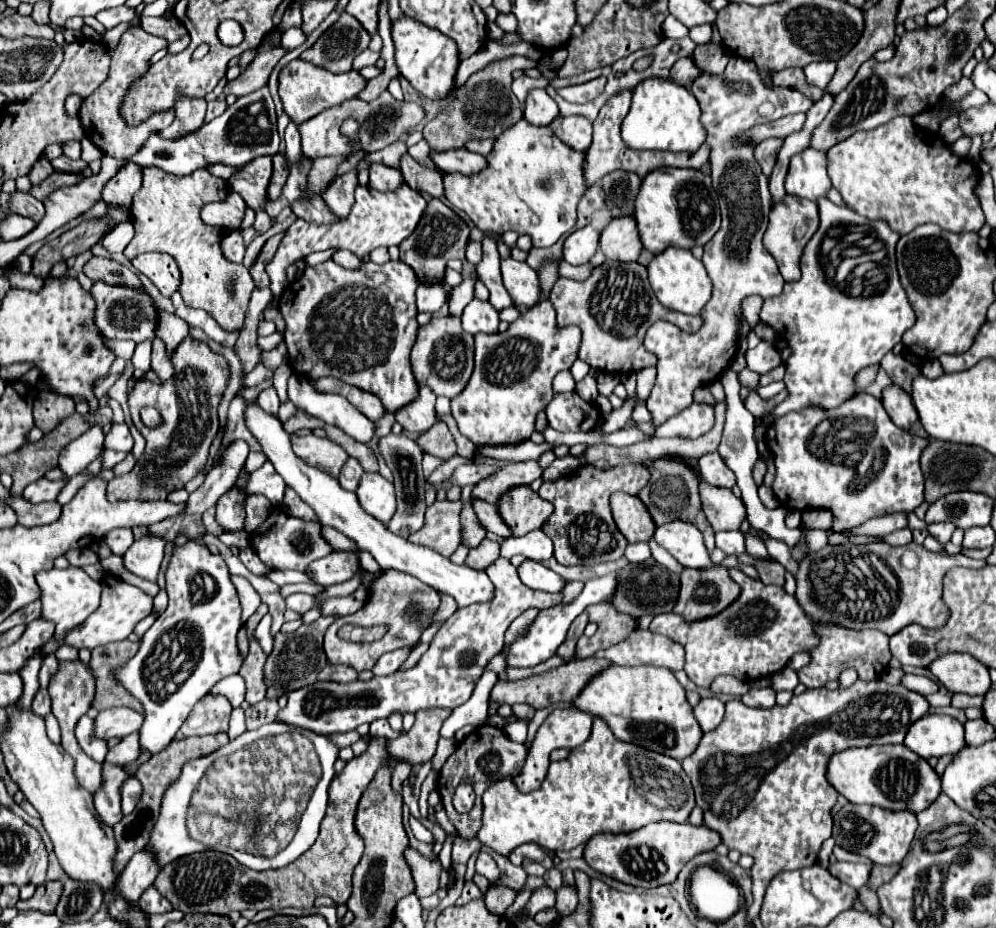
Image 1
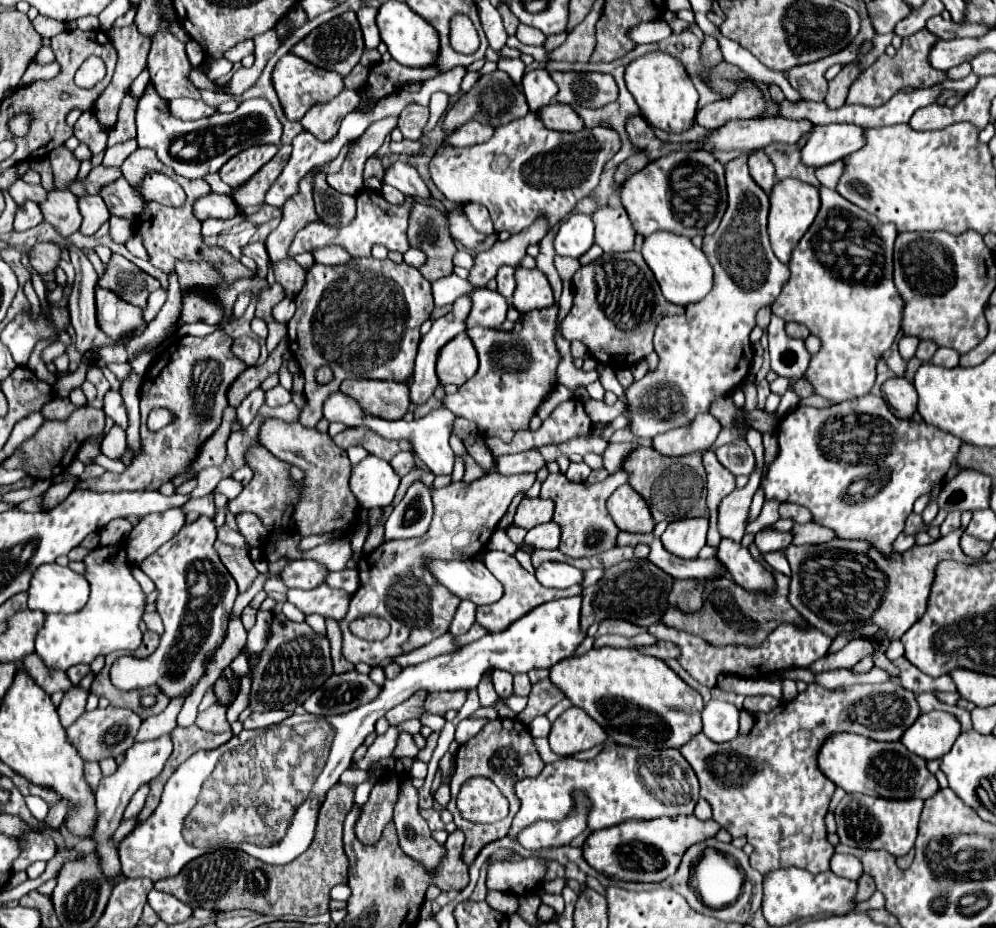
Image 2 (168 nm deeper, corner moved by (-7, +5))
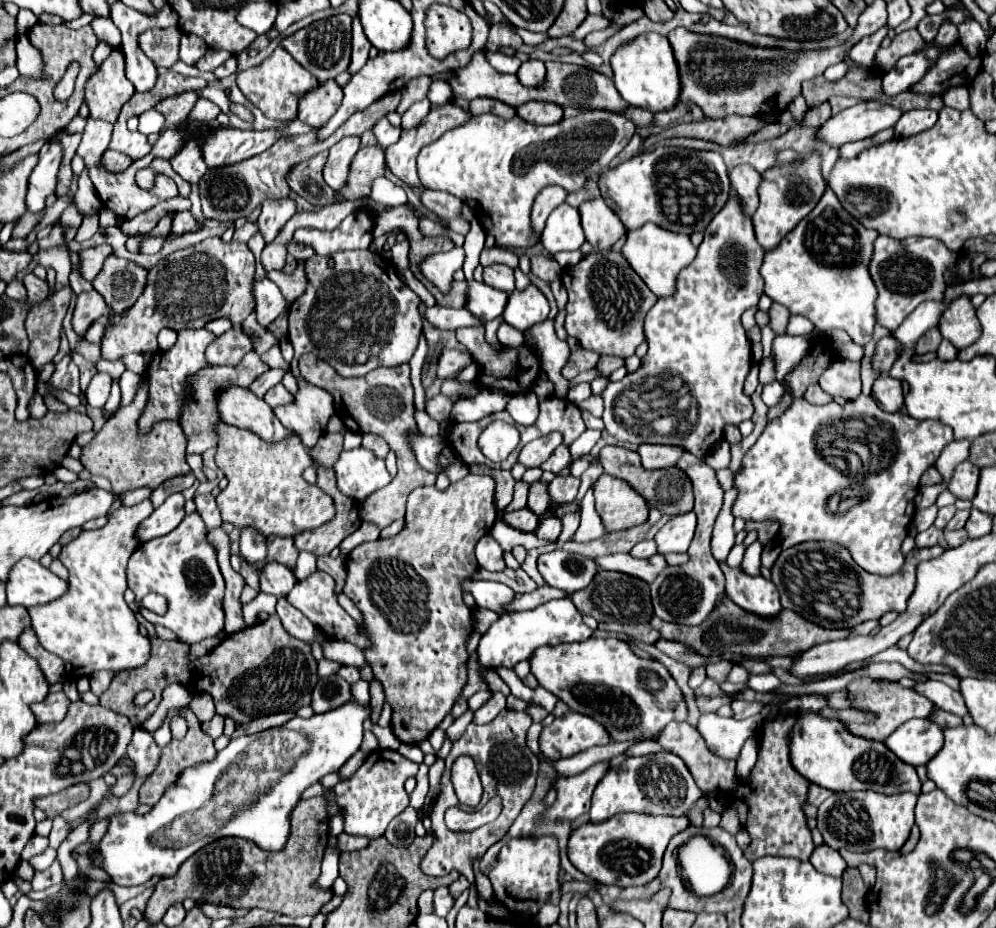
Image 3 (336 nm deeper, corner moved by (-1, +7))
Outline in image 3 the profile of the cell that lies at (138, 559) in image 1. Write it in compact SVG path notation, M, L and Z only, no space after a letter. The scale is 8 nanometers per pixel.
M172 494L170 498L166 498L166 502L156 508L152 512L150 518L146 518L140 524L138 536L142 542L158 538L158 536L166 536L168 532L172 532L182 520L184 520L186 512L184 512L184 496L182 494Z

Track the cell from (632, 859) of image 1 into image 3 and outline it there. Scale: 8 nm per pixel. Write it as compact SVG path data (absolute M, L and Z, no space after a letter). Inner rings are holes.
M616 814L604 822L586 822L572 830L568 840L568 860L588 878L600 884L640 886L652 882L662 868L662 854L674 834L684 830L690 820L648 816L648 814ZM644 848L644 850L638 850Z

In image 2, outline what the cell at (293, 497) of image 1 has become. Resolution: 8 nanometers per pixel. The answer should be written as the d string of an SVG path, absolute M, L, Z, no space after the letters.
M270 418L260 428L260 442L280 460L290 462L304 472L300 500L292 514L292 522L302 536L322 534L330 530L352 530L358 524L358 500L350 490L352 466L346 456L346 450L338 448L330 434L306 428L300 422L288 424L276 418Z

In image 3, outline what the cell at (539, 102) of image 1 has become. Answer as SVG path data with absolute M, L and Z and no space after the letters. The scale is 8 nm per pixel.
M526 60L520 66L520 70L518 70L518 80L524 86L540 86L544 82L544 74L546 74L544 62L540 62L540 60Z

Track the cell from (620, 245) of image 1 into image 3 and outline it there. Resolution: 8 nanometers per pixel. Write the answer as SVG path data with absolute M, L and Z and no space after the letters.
M602 198L582 202L578 206L578 212L584 234L588 234L586 238L594 248L610 250L610 246L626 234L624 224L620 218L616 218L616 214L606 206Z

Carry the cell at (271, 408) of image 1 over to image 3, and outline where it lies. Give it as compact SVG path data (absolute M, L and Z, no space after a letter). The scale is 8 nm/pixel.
M276 384L274 388L270 388L268 392L266 392L266 396L264 396L264 400L272 406L272 408L276 408L276 406L284 406L284 404L290 404L292 400L294 400L294 396L284 388L284 384Z

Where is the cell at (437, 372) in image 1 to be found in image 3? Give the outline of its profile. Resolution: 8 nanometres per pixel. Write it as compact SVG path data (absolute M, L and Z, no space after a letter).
M442 350L440 358L438 358L438 378L452 378L456 376L456 372L464 366L470 364L470 354L462 354L458 350Z

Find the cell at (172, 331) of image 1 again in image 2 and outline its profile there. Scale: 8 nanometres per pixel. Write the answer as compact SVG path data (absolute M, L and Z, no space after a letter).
M112 254L104 276L98 280L102 288L108 288L116 292L122 300L136 304L140 308L148 306L148 296L156 288L160 288L160 282L146 272L142 272L136 264L126 260L120 254Z

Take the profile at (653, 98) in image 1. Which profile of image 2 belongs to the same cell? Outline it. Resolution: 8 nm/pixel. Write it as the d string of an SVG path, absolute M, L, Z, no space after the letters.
M650 52L626 68L626 86L634 96L642 118L664 132L686 132L696 124L698 112L698 92L682 68L680 60L666 56L662 52Z

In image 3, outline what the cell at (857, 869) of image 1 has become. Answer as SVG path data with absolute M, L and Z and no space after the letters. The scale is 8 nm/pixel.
M824 844L824 846L816 846L816 850L814 850L812 856L810 856L810 864L812 864L818 872L830 874L830 876L842 876L844 868L846 868L844 858L842 858L836 850L828 848L826 844Z

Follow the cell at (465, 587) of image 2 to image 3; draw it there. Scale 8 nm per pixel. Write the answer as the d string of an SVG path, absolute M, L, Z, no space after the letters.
M464 580L462 588L472 592L476 606L478 608L486 608L492 610L496 614L508 614L506 606L514 600L516 592L512 588L508 588L506 584L500 582L490 582L490 580Z

